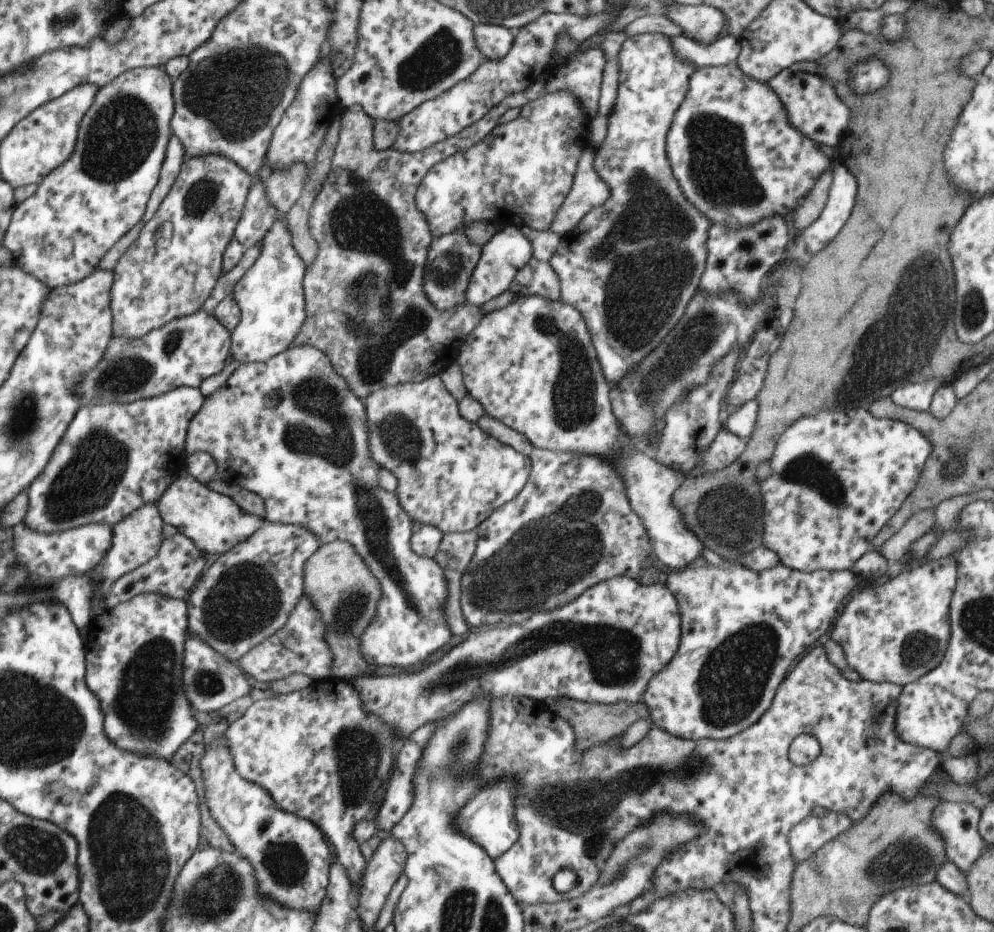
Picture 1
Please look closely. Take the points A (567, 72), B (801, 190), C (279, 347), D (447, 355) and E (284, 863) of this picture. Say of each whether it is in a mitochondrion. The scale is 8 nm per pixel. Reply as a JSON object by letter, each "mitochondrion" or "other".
{"A":"other","B":"other","C":"other","D":"other","E":"mitochondrion"}

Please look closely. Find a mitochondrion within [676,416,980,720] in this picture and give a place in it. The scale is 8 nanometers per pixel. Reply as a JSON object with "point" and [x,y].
{"point":[721,509]}

